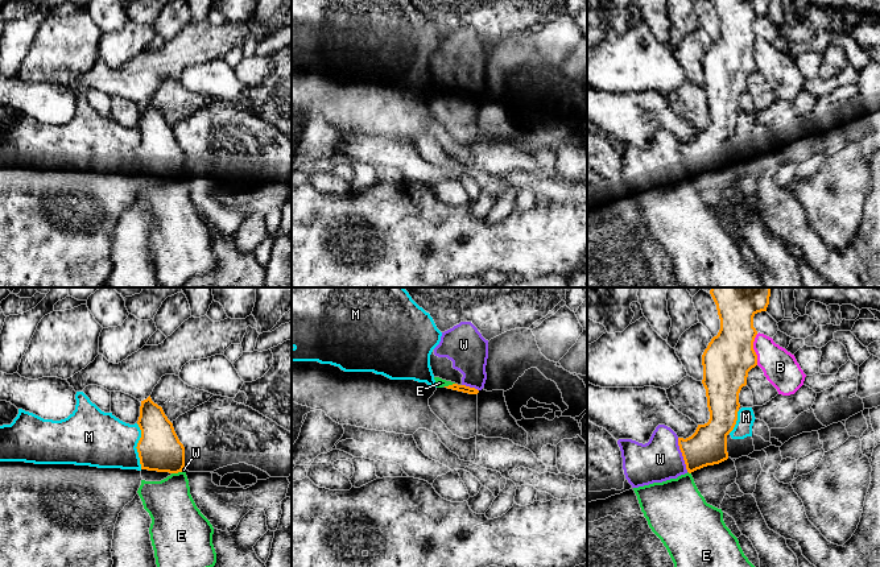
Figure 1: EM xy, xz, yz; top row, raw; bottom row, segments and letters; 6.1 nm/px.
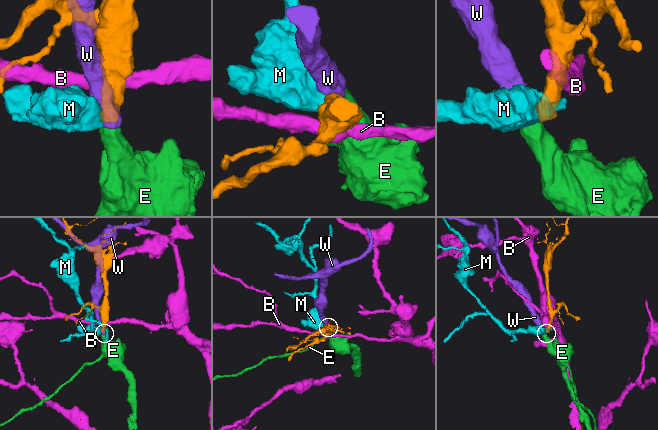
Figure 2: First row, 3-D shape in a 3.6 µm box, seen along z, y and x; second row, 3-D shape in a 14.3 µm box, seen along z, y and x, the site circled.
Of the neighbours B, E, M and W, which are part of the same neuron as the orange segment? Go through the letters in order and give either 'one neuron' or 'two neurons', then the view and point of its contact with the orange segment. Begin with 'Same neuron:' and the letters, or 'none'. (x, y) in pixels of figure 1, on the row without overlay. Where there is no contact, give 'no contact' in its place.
Same neuron: none
B: two neurons | yz (754, 54)
E: two neurons | xy (176, 177)
M: two neurons | xy (137, 150)
W: two neurons | yz (682, 160)

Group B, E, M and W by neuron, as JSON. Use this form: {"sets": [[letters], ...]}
{"sets": [["B"], ["E", "W"], ["M"]]}

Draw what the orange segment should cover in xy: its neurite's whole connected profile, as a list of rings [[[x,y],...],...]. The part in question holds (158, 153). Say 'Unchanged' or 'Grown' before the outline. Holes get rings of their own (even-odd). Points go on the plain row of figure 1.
Grown. [[[150,100],[141,105],[137,129],[141,142],[137,157],[141,182],[145,186],[161,186],[185,171],[185,152],[179,146],[173,128]]]

